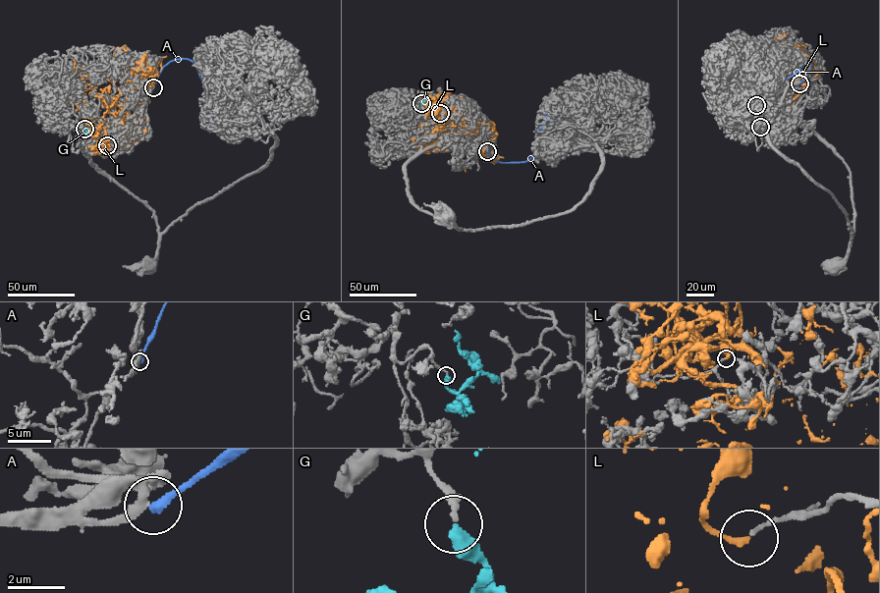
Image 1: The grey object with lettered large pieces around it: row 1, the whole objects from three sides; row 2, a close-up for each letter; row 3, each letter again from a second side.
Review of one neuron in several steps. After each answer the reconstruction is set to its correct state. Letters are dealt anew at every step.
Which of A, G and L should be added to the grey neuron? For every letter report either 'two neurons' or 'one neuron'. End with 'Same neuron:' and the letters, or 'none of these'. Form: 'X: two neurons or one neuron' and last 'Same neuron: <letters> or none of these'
A: two neurons
G: one neuron
L: two neurons
Same neuron: G

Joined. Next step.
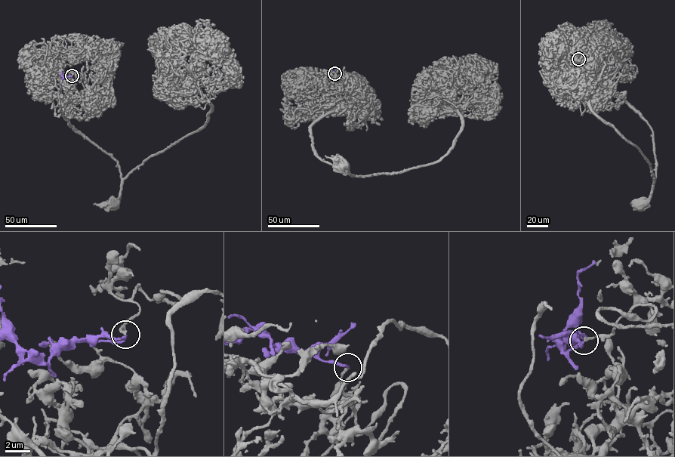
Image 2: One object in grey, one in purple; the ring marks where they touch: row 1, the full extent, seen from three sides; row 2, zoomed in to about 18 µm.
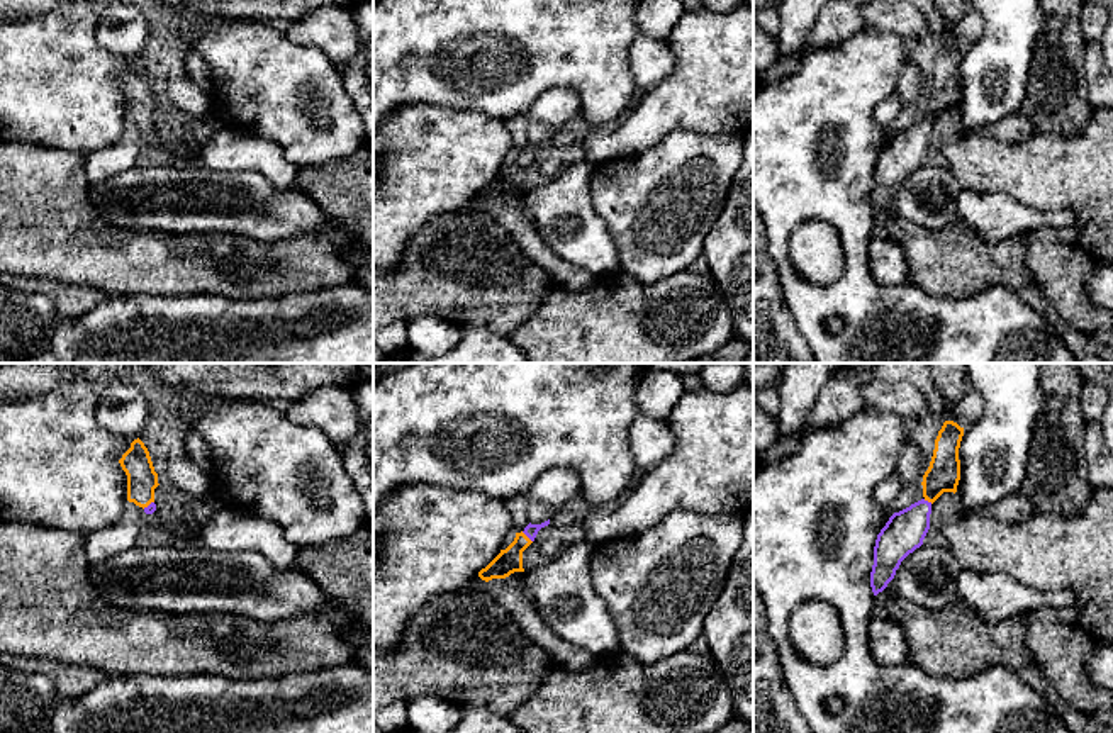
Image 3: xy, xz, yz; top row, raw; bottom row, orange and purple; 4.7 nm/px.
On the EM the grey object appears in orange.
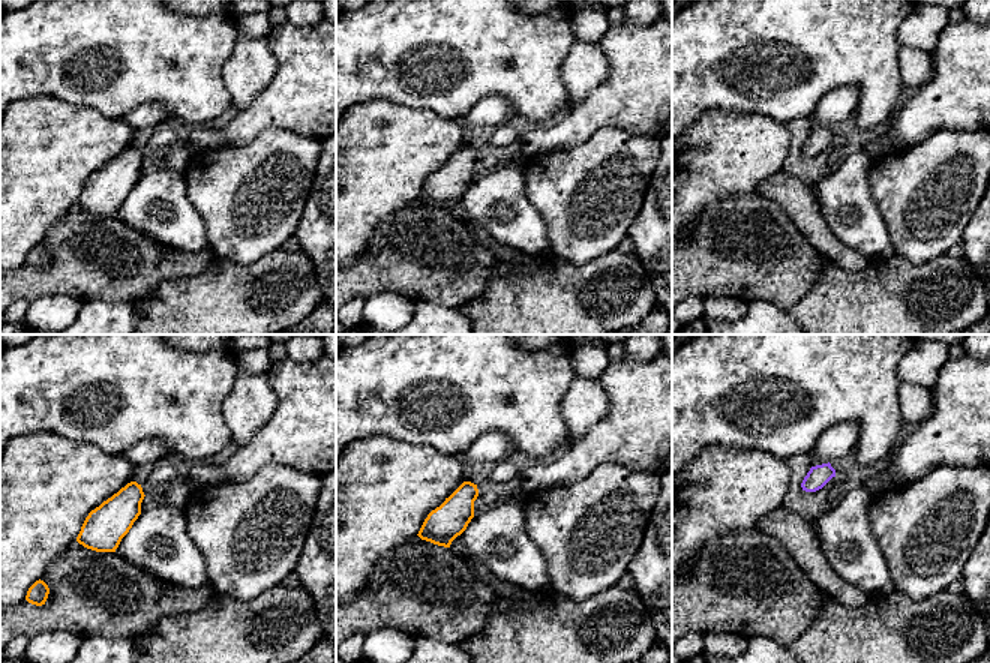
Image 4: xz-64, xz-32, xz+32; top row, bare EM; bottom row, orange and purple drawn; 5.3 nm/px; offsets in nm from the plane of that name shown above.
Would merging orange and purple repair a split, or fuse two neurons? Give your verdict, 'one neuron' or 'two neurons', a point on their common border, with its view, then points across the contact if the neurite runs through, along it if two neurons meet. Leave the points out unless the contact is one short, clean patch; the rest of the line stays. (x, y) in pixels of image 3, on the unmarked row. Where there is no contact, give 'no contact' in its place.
one neuron | xz (526, 156) | across xz (509, 180), (526, 156), (531, 150)

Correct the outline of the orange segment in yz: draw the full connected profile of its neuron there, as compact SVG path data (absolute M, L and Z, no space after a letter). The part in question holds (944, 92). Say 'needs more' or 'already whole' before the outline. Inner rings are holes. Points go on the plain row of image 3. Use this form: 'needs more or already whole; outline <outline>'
needs more; outline M945 41L935 59L928 90L923 95L923 119L894 132L881 149L874 166L870 207L874 215L894 199L901 182L923 165L930 149L931 124L943 112L957 112L960 100L959 68L964 48Z

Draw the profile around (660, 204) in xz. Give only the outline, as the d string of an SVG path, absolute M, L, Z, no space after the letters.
M677 129L638 154L594 163L594 210L614 239L621 273L657 283L687 270L702 255L706 236L719 219L741 166L743 139Z

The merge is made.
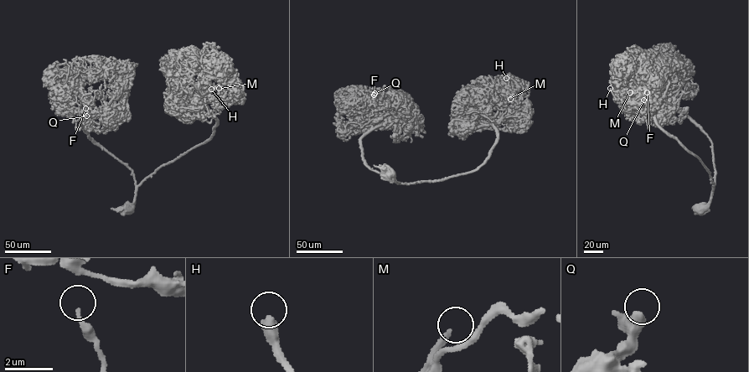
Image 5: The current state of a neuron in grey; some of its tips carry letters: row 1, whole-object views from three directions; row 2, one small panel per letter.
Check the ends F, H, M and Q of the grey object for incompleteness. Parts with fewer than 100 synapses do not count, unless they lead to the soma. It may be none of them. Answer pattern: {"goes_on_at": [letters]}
{"goes_on_at": ["H", "M"]}

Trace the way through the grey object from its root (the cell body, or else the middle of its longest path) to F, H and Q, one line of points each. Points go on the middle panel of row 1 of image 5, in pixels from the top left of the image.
F: (390, 175), (399, 183), (370, 169), (363, 160), (361, 138), (372, 125), (366, 113), (367, 96), (374, 95)
H: (390, 175), (407, 183), (474, 171), (497, 138), (489, 118), (496, 115), (508, 85), (506, 78)
Q: (390, 175), (399, 183), (370, 169), (363, 160), (361, 138), (372, 125), (366, 113), (367, 96), (374, 93)

